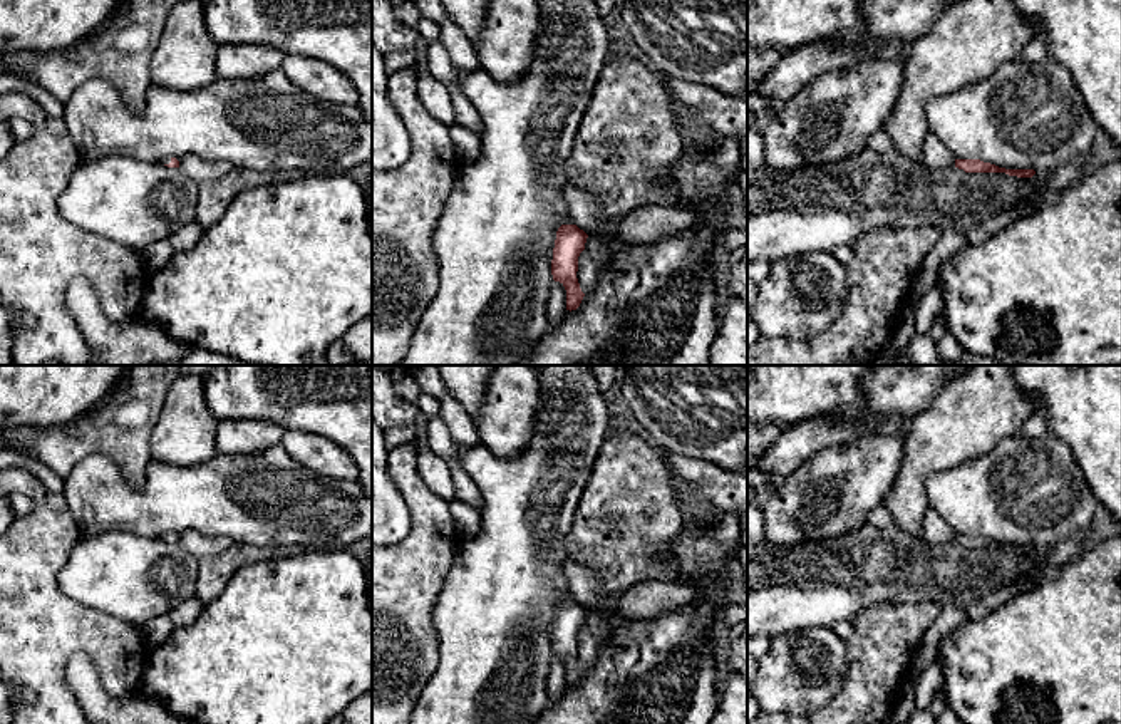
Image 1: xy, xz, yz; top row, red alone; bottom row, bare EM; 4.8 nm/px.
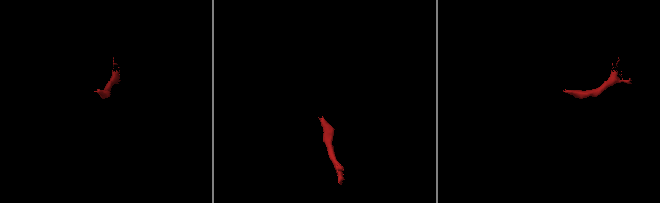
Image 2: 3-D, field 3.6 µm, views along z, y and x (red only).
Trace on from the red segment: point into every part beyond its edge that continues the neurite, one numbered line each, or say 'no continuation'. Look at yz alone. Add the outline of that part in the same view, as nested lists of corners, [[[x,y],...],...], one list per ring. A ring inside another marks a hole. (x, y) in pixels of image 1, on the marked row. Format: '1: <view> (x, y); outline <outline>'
no continuation

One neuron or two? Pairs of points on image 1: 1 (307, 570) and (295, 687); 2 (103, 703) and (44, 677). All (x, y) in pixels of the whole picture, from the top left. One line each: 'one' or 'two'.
1: one
2: two

